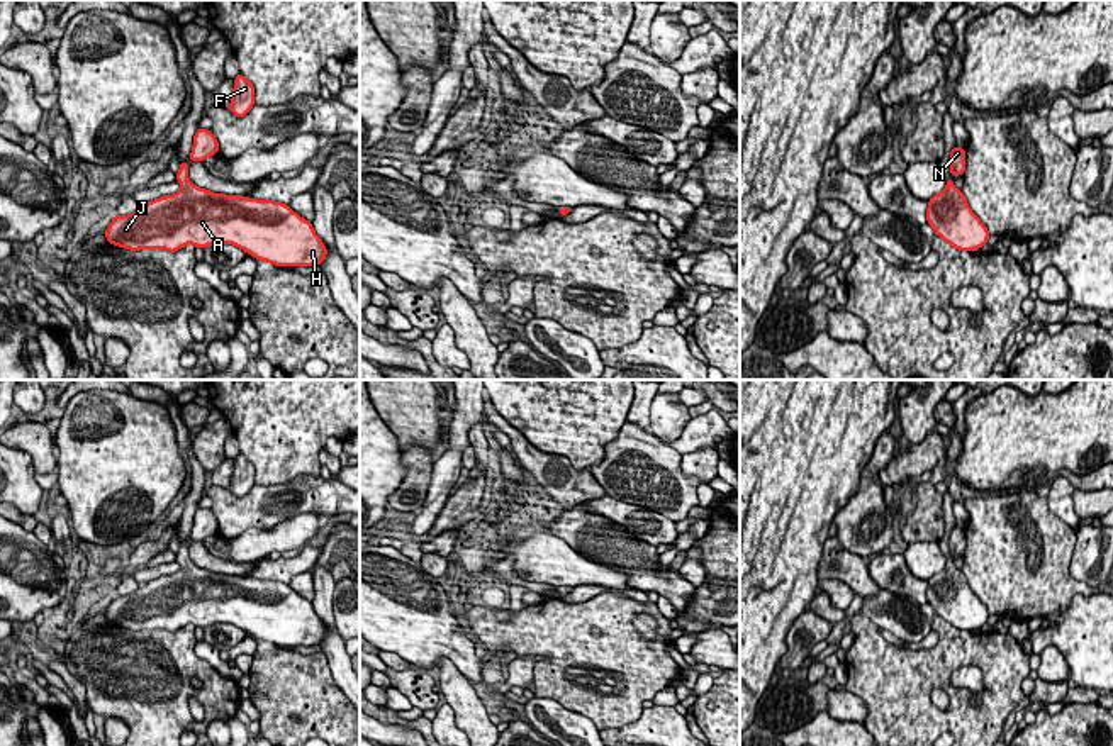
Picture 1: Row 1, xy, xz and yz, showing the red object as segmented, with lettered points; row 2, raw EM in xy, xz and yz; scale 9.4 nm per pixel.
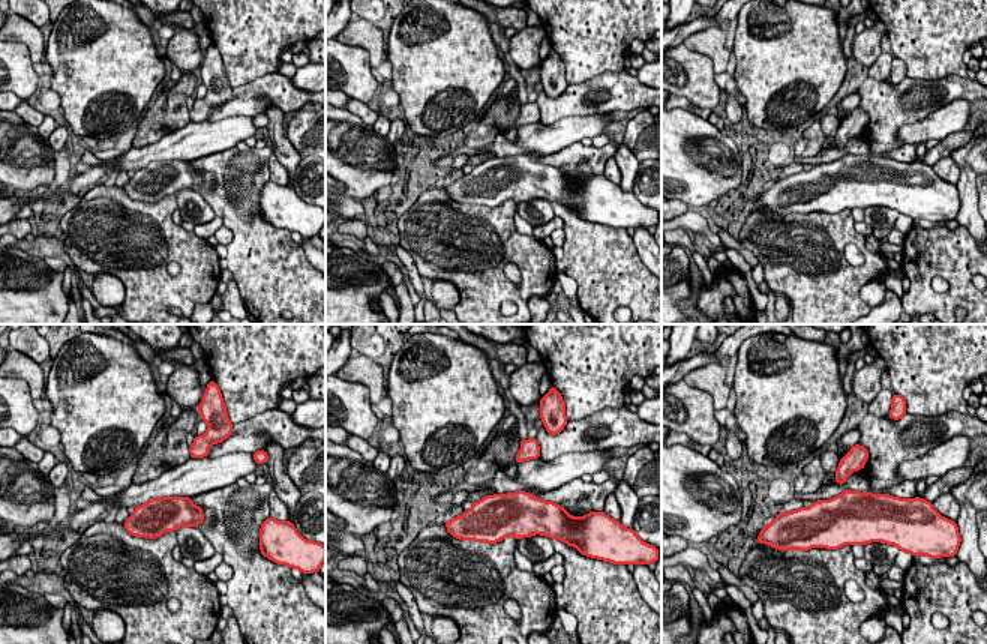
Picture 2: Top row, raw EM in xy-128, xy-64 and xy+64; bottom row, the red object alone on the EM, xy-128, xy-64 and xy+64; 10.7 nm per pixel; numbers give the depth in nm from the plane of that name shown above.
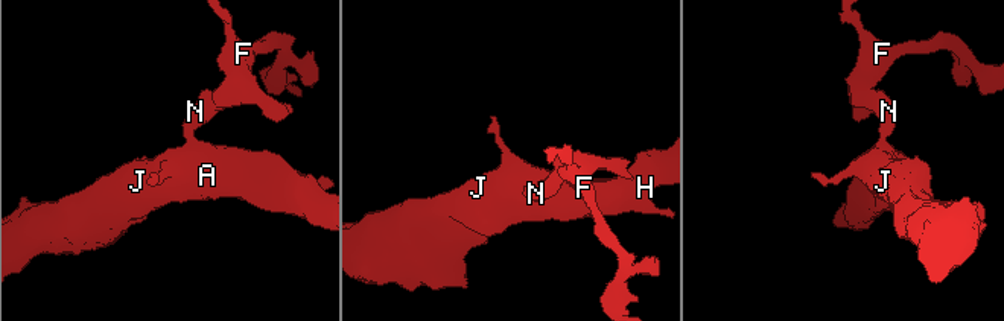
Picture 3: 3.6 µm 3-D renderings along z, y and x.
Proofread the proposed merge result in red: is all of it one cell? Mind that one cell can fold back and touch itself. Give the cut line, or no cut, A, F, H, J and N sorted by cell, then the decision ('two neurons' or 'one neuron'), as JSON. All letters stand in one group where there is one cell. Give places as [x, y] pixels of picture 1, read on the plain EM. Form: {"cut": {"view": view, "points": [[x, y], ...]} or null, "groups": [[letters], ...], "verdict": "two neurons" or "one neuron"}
{"cut": null, "groups": [["A", "F", "H", "J", "N"]], "verdict": "one neuron"}

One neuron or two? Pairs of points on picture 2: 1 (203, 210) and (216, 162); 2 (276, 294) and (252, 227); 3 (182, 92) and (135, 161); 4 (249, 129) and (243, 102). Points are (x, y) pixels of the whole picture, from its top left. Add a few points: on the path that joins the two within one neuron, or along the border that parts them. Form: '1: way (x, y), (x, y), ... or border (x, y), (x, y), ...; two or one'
1: border (195, 191), (216, 215); two
2: way (276, 278), (260, 255), (255, 243); one
3: border (177, 129), (164, 134), (155, 141), (132, 147); two
4: border (251, 116), (225, 116), (212, 122); two

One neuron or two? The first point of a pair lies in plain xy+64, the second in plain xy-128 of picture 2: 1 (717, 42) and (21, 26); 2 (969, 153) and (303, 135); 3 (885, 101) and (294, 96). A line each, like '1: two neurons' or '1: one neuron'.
1: one neuron
2: one neuron
3: one neuron

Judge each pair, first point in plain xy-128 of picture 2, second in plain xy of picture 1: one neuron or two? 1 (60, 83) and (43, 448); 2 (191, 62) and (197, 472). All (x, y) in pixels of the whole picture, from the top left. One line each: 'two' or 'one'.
1: two
2: two

